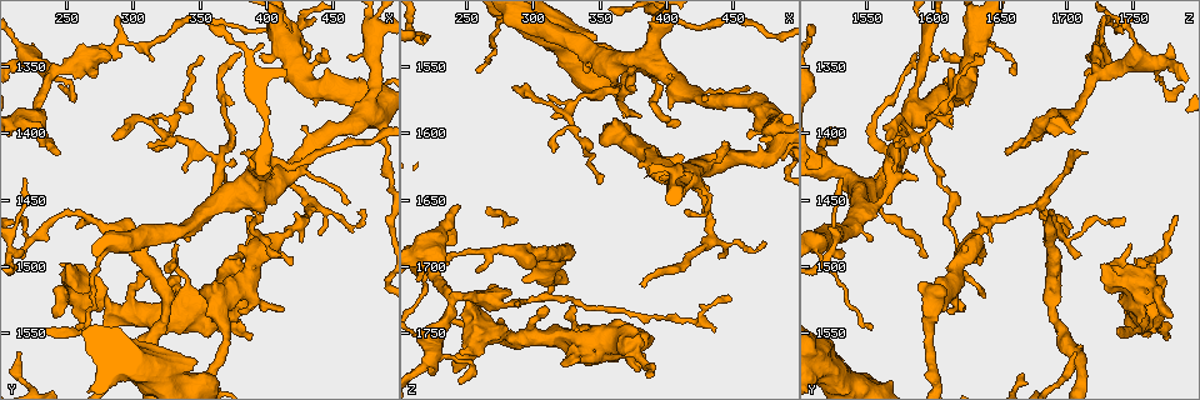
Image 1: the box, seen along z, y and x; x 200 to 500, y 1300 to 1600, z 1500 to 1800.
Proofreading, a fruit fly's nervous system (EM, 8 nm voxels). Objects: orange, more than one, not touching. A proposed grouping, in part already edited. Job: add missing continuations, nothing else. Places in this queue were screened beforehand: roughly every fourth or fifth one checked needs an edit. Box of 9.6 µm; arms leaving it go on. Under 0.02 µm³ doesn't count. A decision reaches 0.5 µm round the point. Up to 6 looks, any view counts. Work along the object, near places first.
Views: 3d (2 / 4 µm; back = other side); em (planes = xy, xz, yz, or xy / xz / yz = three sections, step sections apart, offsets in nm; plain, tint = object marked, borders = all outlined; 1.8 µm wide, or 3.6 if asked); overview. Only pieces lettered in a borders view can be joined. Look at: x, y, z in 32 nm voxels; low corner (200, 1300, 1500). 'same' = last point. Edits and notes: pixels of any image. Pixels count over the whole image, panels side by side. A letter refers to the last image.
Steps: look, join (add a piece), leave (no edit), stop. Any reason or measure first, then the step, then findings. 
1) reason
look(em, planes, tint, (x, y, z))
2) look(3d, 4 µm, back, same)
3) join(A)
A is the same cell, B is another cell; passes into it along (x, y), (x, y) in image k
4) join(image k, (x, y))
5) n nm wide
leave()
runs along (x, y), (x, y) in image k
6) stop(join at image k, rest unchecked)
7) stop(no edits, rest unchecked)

thin end
look(em, 3.6 µm, xy, step 16, tint, (316, 1346, 1718))

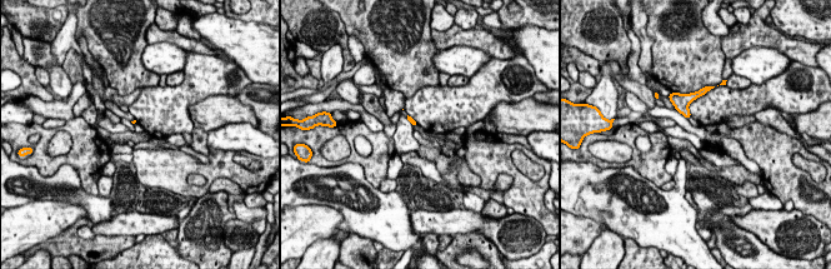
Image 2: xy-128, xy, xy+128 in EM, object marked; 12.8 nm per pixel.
look(em, 3.6 µm, planes, borders, same)

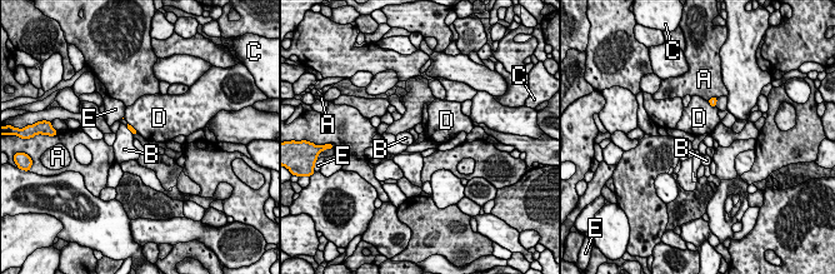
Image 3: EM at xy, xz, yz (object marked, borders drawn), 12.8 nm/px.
70 nm wide
leave()
A, B, C, D and E are other cells; border along (128, 123), (138, 133) in image 3; no lettered piece goes on from it

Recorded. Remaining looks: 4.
an open end
look(em, yz, step 4, borders, (384, 1416, 1716))

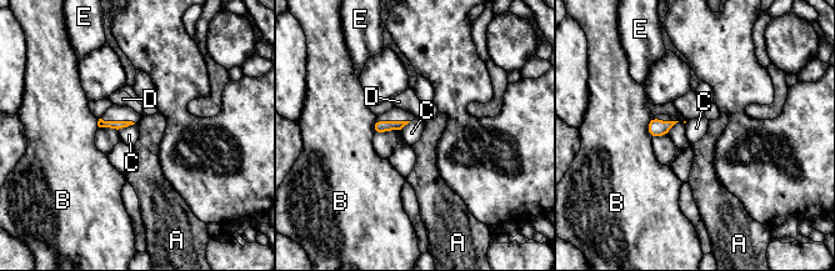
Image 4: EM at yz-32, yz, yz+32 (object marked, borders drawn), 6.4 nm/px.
B touches over 150 nm
leave()
A, B, C, D and E are other cells; border along (134, 123), (119, 131) in image 4; no lettered piece goes on from it

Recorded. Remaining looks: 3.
free end
look(em, planes, plain, (286, 1404, 1562))

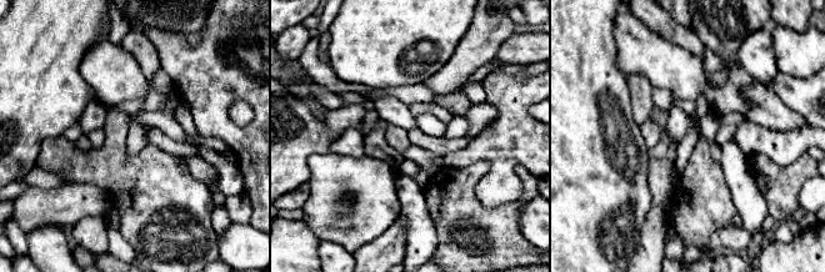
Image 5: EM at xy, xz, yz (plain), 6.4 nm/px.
look(em, planes, borders, same)

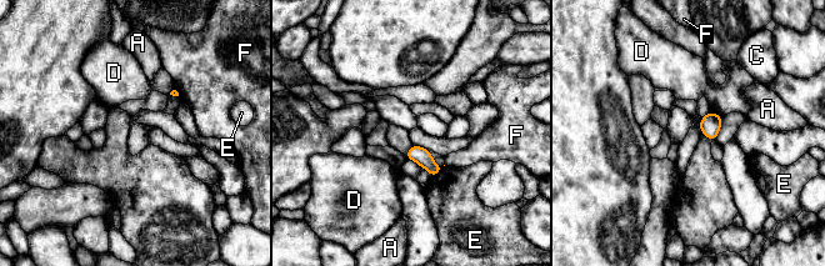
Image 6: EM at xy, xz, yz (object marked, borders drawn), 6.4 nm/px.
110 nm wide
leave()
A, C, D, E and F are other cells; border along (710, 110), (721, 118) in image 6; none of them fits

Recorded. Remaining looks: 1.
stop(no edits, rest unchecked)

